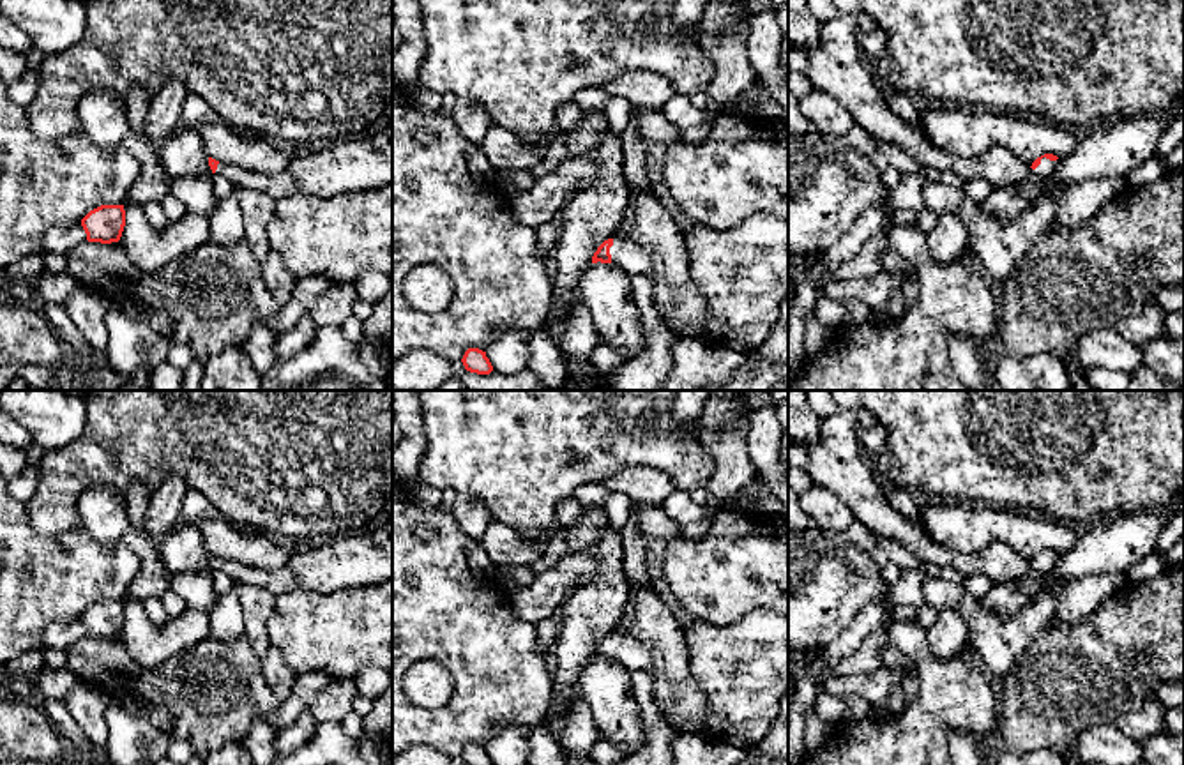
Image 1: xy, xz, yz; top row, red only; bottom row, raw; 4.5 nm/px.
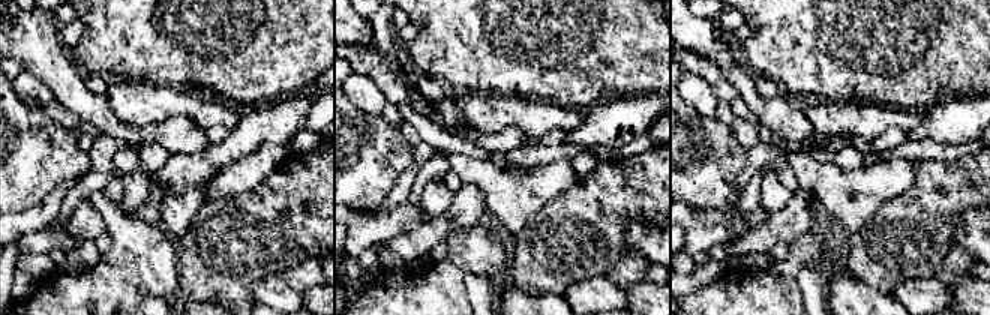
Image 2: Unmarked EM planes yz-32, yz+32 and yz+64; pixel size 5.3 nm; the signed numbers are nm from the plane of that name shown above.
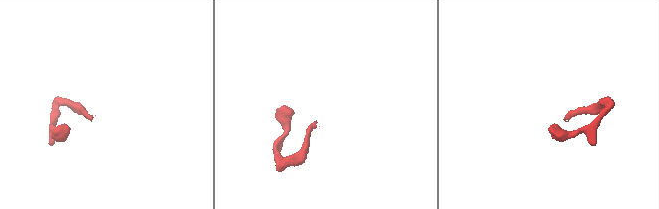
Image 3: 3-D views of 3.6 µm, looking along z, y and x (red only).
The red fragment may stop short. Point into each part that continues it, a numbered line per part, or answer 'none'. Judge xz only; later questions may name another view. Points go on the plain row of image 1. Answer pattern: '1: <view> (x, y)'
1: xz (629, 652)

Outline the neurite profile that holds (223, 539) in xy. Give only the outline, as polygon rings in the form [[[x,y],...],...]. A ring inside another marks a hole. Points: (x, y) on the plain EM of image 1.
[[[217,514],[200,521],[198,528],[207,551],[219,558],[270,571],[283,567],[292,557],[272,535],[240,530]]]

